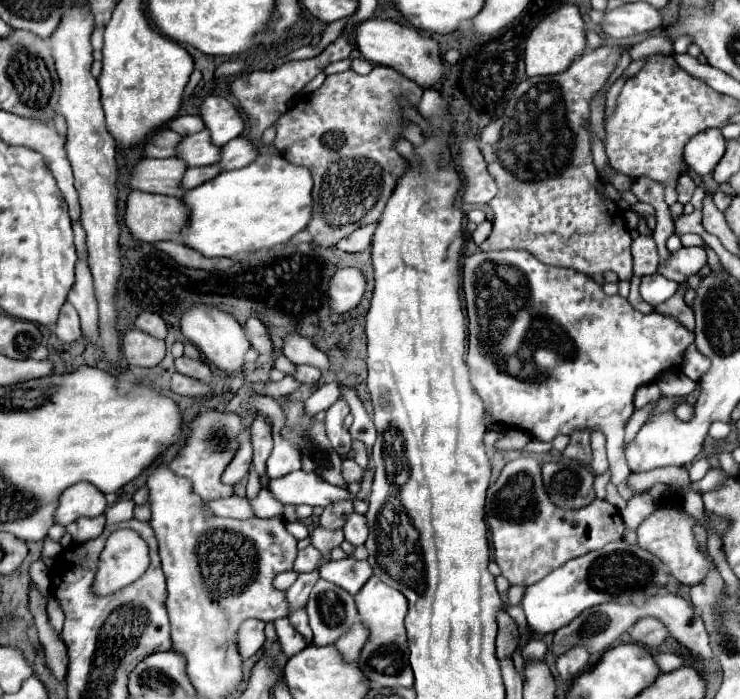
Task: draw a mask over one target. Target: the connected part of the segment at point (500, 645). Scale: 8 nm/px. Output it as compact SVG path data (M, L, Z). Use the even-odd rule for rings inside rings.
M500 610L498 614L498 638L496 638L496 656L510 658L518 650L520 634L516 622L506 614L506 610Z

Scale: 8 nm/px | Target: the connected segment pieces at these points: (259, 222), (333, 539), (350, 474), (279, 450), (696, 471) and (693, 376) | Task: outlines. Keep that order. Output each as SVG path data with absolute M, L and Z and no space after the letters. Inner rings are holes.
M260 154L250 166L220 172L214 180L182 196L188 208L188 224L180 232L180 242L206 258L284 244L310 222L310 192L312 176L306 168L292 166L278 154Z
M318 526L314 532L312 532L312 544L324 554L324 562L328 562L328 552L336 546L340 546L344 540L344 532L342 530L326 530L322 526Z
M346 458L342 462L342 474L344 474L344 480L350 484L350 482L362 482L362 476L364 476L364 468L358 466L354 460Z
M274 434L274 450L266 462L268 478L280 478L300 468L302 468L302 458L298 456L298 448L294 448L288 440L282 440L280 434Z
M700 458L700 460L694 460L692 466L688 468L688 474L690 474L690 482L698 482L704 478L704 474L710 470L708 466L708 460L706 458Z
M692 344L692 346L686 350L684 364L682 364L682 372L684 372L690 380L698 382L708 370L710 370L710 358L702 356L702 354L698 352L698 348Z

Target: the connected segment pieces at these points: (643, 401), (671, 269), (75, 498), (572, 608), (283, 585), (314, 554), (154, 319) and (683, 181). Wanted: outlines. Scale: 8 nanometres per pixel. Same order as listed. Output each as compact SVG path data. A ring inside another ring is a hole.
M646 384L646 386L642 386L642 388L636 390L634 406L636 406L636 408L642 408L642 406L646 406L646 404L650 404L650 402L660 400L660 398L662 398L660 388L658 388L656 384Z
M680 248L678 252L670 254L670 260L666 266L660 266L660 274L668 280L674 280L678 284L686 282L690 276L694 276L702 266L706 264L706 252L704 248Z
M78 482L60 496L60 506L56 510L56 524L66 526L80 516L96 518L104 514L104 510L106 510L104 494L92 484Z
M620 540L604 546L602 550L594 550L580 558L574 558L562 568L550 572L540 582L528 586L520 606L524 608L532 632L554 634L558 628L570 624L580 612L602 602L634 602L636 606L642 606L644 596L662 590L666 582L666 566L654 554Z
M290 570L290 572L282 572L282 574L276 576L274 586L276 586L278 590L284 590L284 592L286 592L286 590L296 582L296 578L298 578L298 574L296 574L294 570Z
M310 544L308 548L298 552L298 558L294 562L294 570L296 572L312 572L312 570L318 570L320 562L322 562L322 554Z
M142 312L142 314L136 318L134 326L136 326L138 330L142 330L142 332L154 336L154 338L158 338L158 340L164 340L164 338L166 338L166 330L168 330L168 328L166 328L166 322L164 322L158 314L154 314L154 312Z
M682 174L680 180L678 180L678 188L676 190L678 190L678 202L686 204L686 202L690 202L690 198L692 198L692 194L696 190L696 184L688 174Z

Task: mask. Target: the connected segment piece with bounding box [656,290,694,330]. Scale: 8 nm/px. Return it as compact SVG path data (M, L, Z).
M678 290L672 298L668 298L666 302L658 304L658 306L656 306L656 312L660 312L660 314L670 314L670 316L678 318L682 324L686 324L688 330L694 330L694 314L692 314L692 308L684 302L680 290Z

